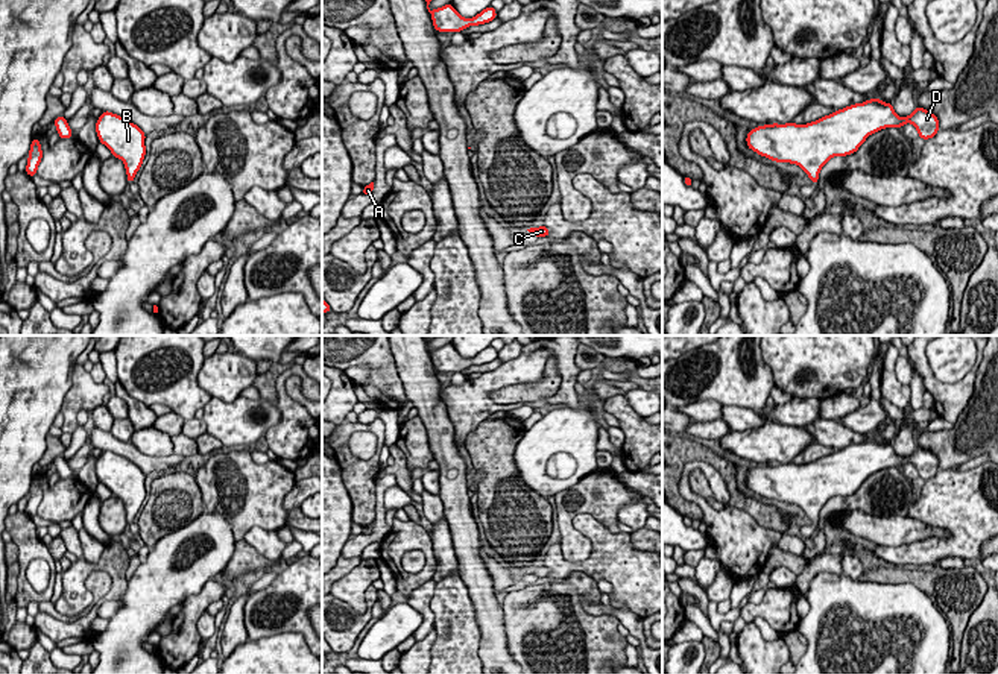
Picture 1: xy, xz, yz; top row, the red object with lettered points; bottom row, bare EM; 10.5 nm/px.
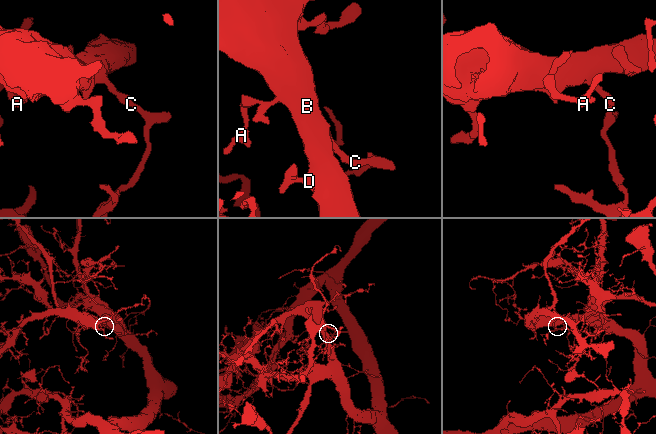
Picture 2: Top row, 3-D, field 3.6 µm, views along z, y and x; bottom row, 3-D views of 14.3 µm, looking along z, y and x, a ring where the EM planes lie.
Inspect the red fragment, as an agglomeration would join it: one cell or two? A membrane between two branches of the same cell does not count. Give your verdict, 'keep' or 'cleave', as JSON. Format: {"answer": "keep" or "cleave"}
{"answer": "keep"}

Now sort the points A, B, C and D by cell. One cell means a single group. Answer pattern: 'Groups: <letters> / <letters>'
Groups: A B C D

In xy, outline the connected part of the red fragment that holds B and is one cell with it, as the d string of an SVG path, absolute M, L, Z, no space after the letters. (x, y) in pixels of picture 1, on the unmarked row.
M109 451L97 458L96 474L112 496L123 501L128 524L132 524L146 496L146 474L131 460Z

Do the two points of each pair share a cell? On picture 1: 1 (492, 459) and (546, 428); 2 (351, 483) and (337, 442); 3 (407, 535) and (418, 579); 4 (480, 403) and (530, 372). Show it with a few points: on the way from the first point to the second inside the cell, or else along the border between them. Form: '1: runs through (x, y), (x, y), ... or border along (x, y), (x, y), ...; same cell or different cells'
1: border along (526, 431), (514, 454), (514, 463), (521, 480); different cells
2: runs through (351, 472), (344, 453); same cell
3: runs through (420, 542), (429, 553), (429, 566); same cell
4: runs through (486, 387), (505, 374), (515, 372); same cell

